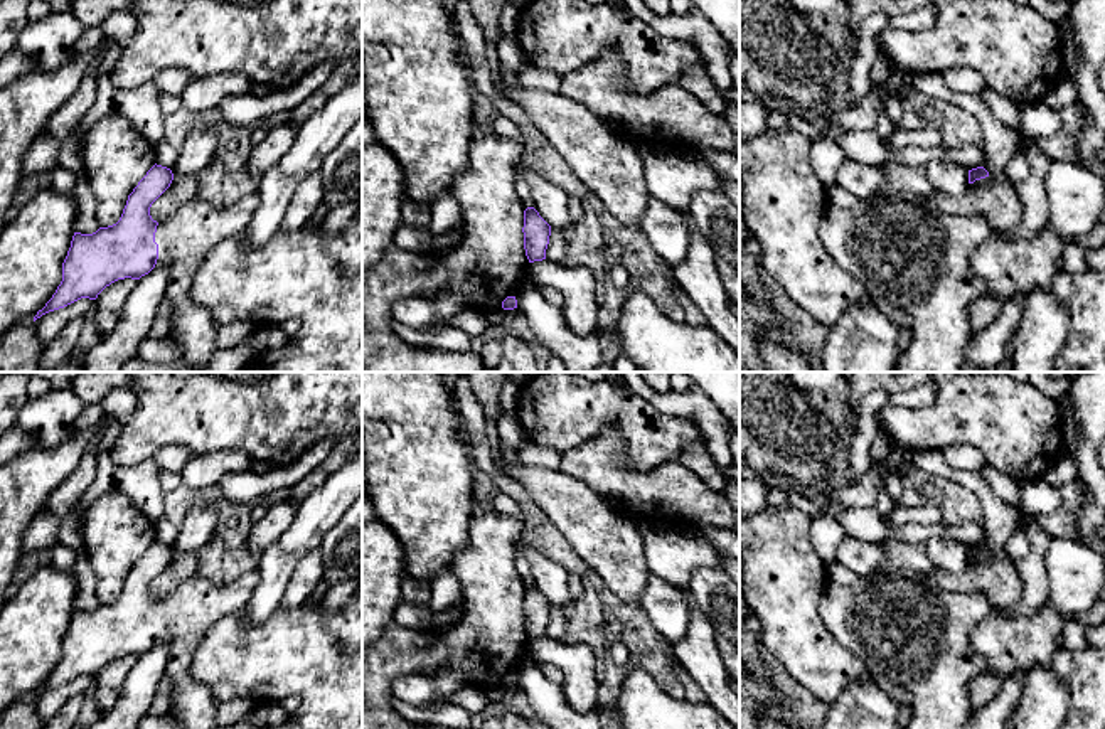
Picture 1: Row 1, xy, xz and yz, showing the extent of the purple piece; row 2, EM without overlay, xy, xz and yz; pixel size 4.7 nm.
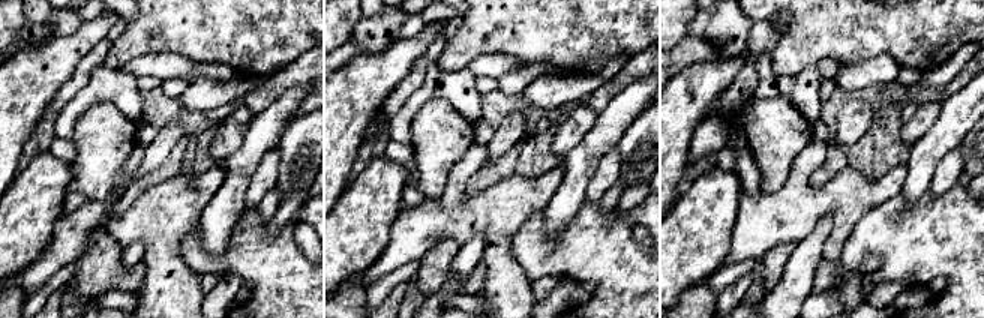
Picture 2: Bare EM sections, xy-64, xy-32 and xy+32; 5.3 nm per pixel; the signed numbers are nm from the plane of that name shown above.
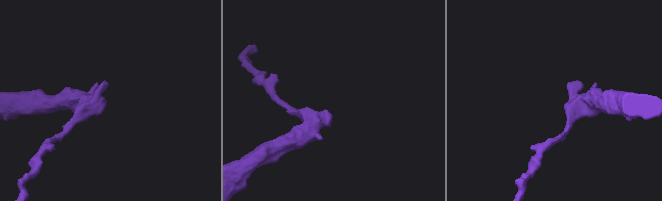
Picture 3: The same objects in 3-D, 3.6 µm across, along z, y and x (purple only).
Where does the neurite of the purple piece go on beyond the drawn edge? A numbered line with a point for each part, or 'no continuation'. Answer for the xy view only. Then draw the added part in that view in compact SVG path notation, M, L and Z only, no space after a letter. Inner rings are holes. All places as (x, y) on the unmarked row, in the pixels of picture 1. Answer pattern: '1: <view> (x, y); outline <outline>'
1: xy (186, 615); outline M256 569L221 584L197 574L158 599L157 641L170 640L165 677L173 684L173 700L168 716L182 729L217 727L217 700L207 685L192 677L192 657L219 620L241 611L249 603L256 583Z

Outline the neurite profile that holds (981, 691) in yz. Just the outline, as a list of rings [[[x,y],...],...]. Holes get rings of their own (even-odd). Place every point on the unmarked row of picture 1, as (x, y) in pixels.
[[[982,675],[969,684],[969,697],[972,710],[985,707],[1001,692],[1002,682],[994,677]]]

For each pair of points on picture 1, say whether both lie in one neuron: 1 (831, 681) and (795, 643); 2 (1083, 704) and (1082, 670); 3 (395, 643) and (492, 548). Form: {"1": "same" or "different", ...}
{"1": "same", "2": "same", "3": "same"}

